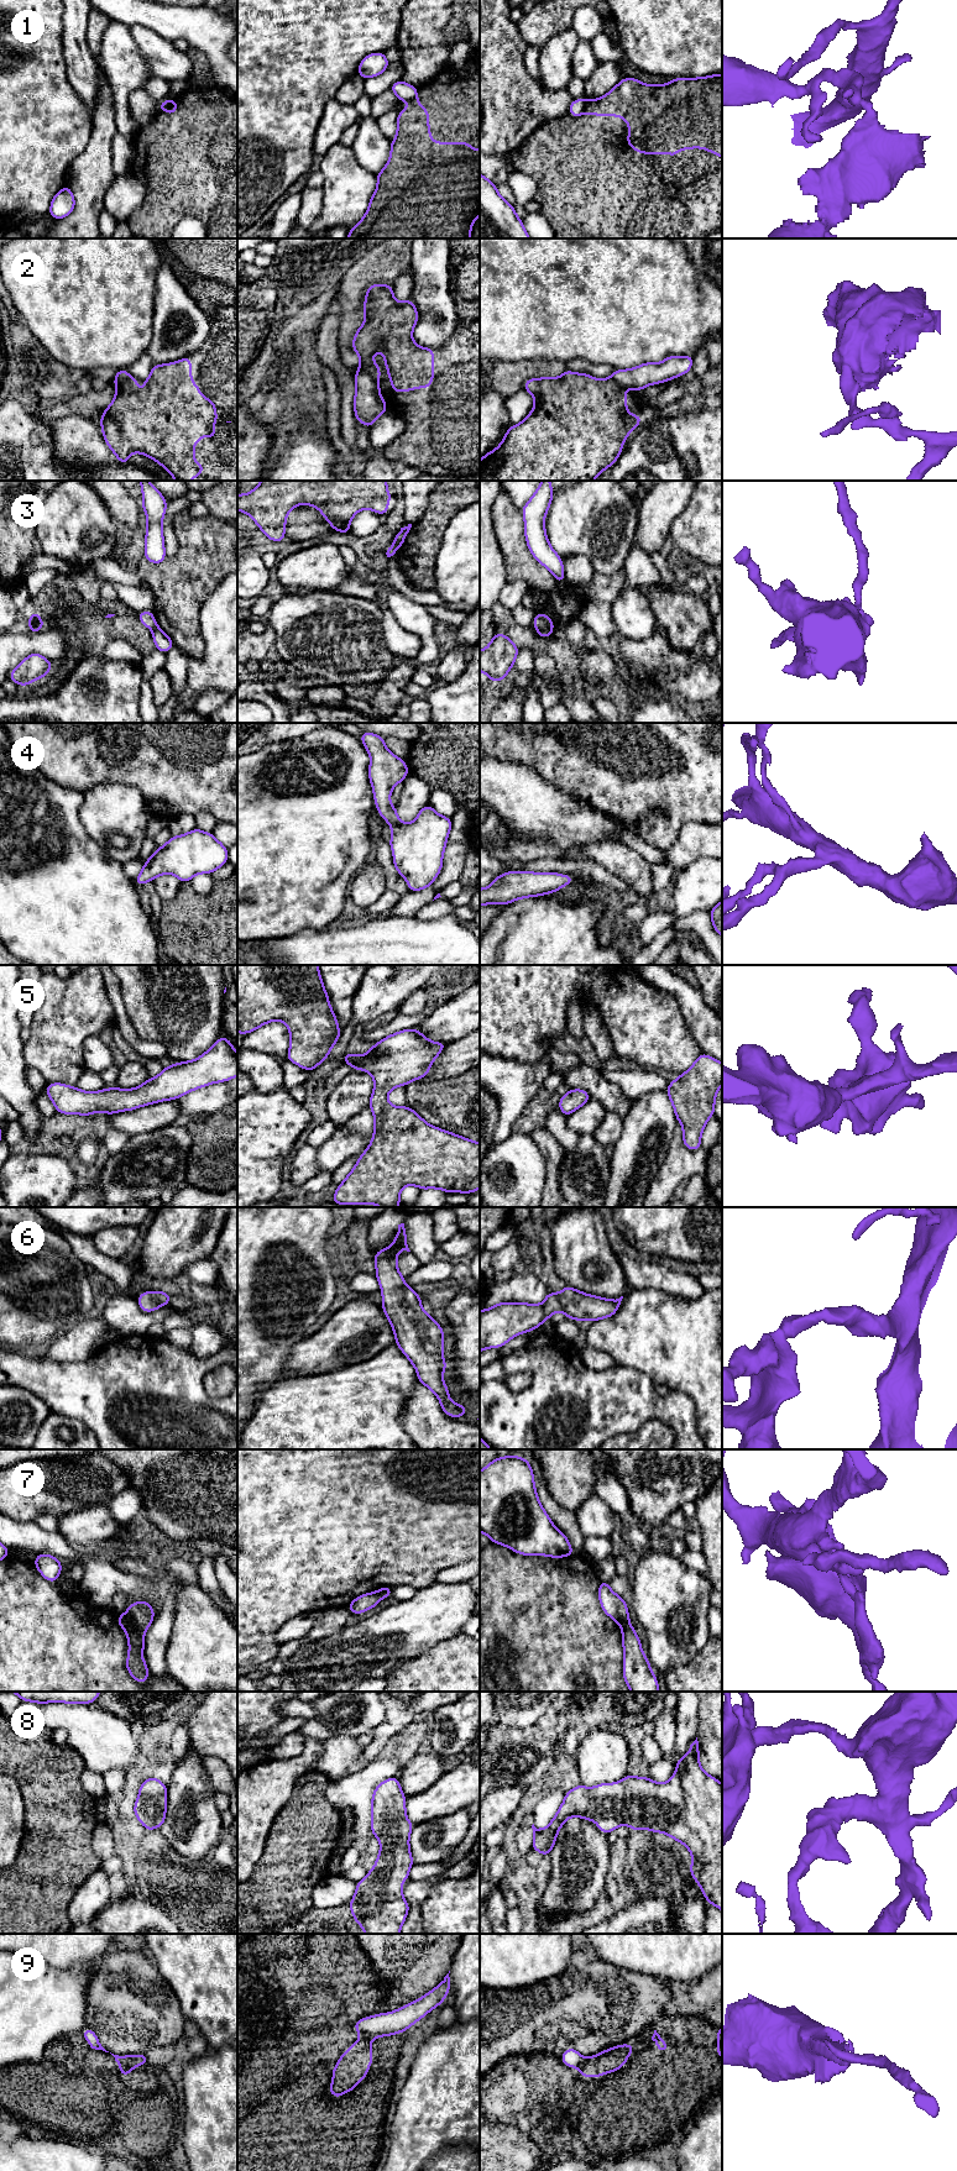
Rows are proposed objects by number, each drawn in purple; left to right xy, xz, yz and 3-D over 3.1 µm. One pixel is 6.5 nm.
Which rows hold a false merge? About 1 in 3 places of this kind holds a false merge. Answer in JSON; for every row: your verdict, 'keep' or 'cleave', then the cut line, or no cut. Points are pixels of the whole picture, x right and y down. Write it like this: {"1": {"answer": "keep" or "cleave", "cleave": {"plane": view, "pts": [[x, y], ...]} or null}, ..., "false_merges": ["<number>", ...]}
{"1": {"answer": "cleave", "cleave": {"plane": "yz", "pts": [[586, 100], [582, 113]]}}, "2": {"answer": "cleave", "cleave": {"plane": "xz", "pts": [[359, 367], [367, 371], [376, 381]]}}, "3": {"answer": "cleave", "cleave": {"plane": "yz", "pts": [[535, 627], [550, 630]]}}, "4": {"answer": "keep", "cleave": null}, "5": {"answer": "keep", "cleave": null}, "6": {"answer": "keep", "cleave": null}, "7": {"answer": "cleave", "cleave": {"plane": "xy", "pts": [[126, 1613], [144, 1632]]}}, "8": {"answer": "keep", "cleave": null}, "9": {"answer": "cleave", "cleave": {"plane": "xy", "pts": [[115, 2057], [131, 2069]]}}, "false_merges": ["1", "2", "3", "7", "9"]}

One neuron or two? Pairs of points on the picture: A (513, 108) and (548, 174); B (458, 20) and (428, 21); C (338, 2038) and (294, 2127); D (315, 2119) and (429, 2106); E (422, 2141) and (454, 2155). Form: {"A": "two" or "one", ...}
{"A": "two", "B": "two", "C": "one", "D": "two", "E": "two"}

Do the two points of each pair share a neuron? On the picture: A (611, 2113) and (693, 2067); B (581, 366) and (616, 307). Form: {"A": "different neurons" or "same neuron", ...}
{"A": "same neuron", "B": "different neurons"}

